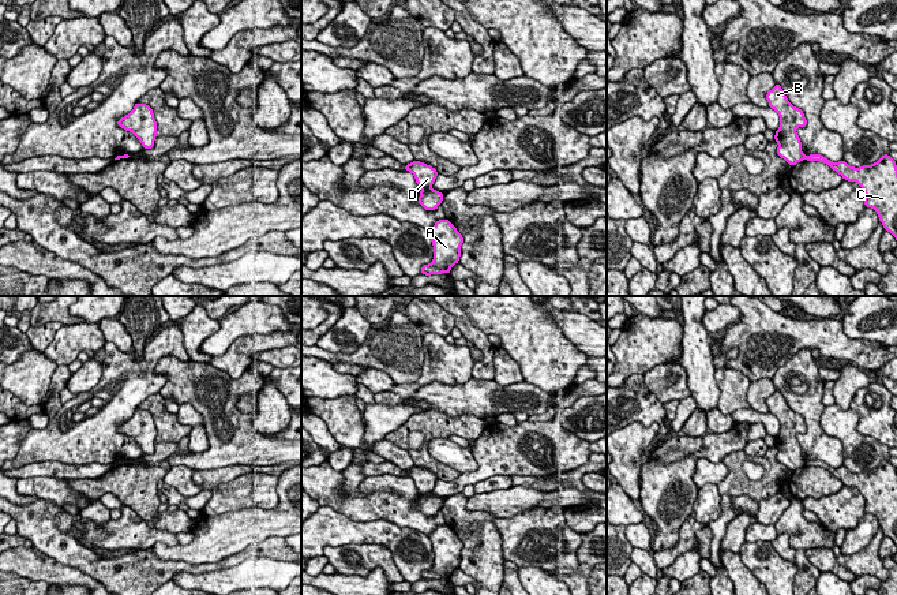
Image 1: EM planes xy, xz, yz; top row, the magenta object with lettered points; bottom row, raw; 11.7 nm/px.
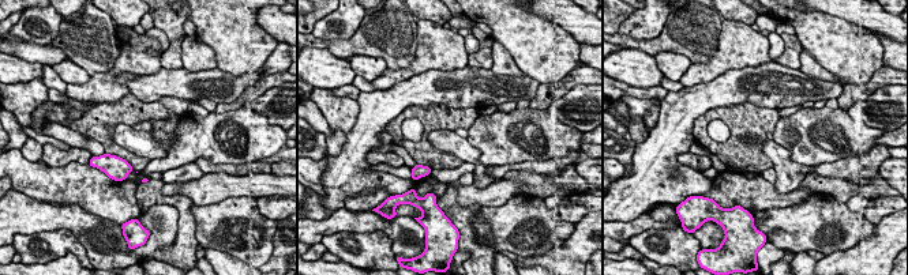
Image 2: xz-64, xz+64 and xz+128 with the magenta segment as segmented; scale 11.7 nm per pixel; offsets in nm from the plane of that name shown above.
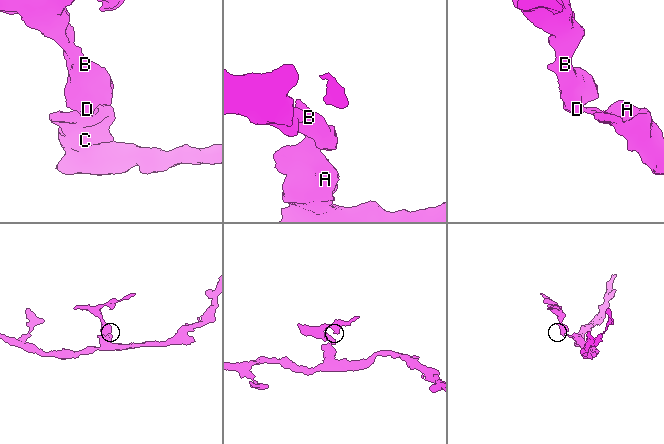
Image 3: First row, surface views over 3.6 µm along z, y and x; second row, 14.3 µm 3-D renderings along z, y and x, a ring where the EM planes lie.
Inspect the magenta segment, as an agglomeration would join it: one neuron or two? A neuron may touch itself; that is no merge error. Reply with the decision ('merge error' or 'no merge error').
merge error

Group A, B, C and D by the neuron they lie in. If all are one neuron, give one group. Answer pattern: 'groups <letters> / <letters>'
groups A C / B D

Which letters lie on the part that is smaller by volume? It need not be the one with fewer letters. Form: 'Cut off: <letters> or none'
Cut off: B, D

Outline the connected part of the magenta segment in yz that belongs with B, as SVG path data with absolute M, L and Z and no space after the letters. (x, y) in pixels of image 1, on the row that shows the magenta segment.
M778 83L766 93L769 106L780 116L780 127L776 131L774 141L778 143L777 154L787 164L796 165L806 160L802 151L802 142L796 134L797 127L806 127L807 120L802 109L793 106Z

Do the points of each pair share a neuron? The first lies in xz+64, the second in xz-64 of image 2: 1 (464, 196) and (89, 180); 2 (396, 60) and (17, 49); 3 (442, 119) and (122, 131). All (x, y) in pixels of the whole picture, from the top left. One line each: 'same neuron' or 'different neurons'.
1: different neurons
2: same neuron
3: different neurons

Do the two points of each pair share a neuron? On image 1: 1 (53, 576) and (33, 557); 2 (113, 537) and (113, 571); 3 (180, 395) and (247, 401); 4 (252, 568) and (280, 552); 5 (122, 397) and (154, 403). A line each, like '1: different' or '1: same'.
1: same
2: different
3: different
4: different
5: different

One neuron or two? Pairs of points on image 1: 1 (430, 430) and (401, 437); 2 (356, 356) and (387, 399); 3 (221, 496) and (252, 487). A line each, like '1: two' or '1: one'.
1: one
2: two
3: one

